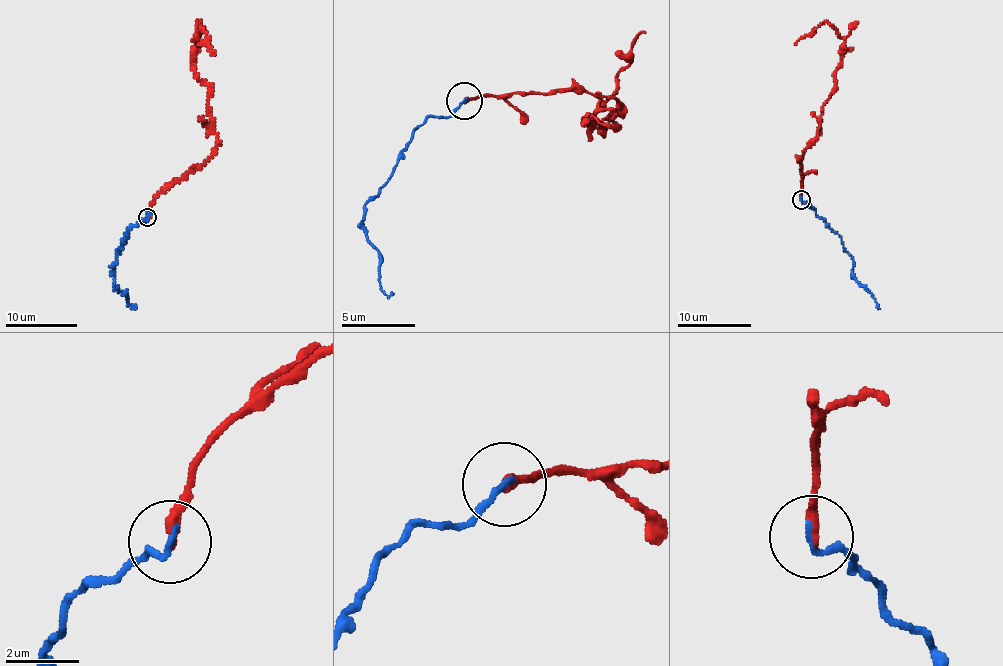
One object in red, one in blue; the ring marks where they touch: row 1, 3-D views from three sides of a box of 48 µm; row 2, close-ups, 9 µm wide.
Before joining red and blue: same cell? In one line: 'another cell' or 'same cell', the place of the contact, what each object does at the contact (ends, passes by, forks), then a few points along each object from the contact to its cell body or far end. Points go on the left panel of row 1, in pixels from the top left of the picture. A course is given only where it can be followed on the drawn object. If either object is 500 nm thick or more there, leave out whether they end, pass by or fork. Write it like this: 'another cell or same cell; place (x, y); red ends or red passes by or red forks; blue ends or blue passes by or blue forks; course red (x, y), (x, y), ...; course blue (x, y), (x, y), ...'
another cell; place (147, 217); red ends; blue ends; course red (148, 218), (151, 202), (200, 166), (215, 149), (210, 87), (199, 80), (193, 64), (201, 28), (214, 54); course blue (148, 218), (128, 229), (112, 267), (113, 286), (125, 293), (128, 302), (136, 308)

